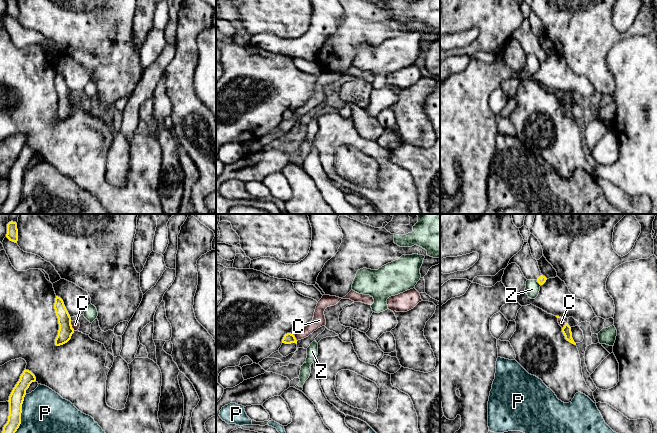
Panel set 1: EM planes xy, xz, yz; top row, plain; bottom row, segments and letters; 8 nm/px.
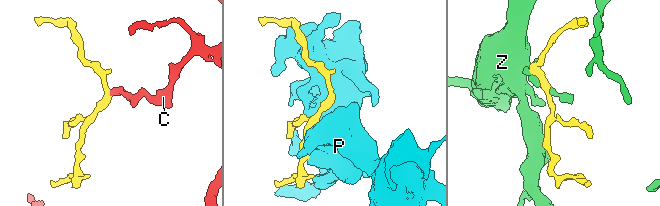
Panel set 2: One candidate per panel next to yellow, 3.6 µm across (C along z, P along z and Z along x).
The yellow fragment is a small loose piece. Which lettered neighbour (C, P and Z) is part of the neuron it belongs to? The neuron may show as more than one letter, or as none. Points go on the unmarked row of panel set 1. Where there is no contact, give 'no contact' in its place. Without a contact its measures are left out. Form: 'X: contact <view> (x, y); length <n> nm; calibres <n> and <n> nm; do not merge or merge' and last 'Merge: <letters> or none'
C: contact xy (71, 102); length 90 nm; calibres 120 and 60 nm; do not merge
P: contact xy (20, 192); length 380 nm; calibres 120 and 380 nm; do not merge
Z: contact yz (538, 58); length 60 nm; calibres 70 and 120 nm; do not merge
Merge: none

